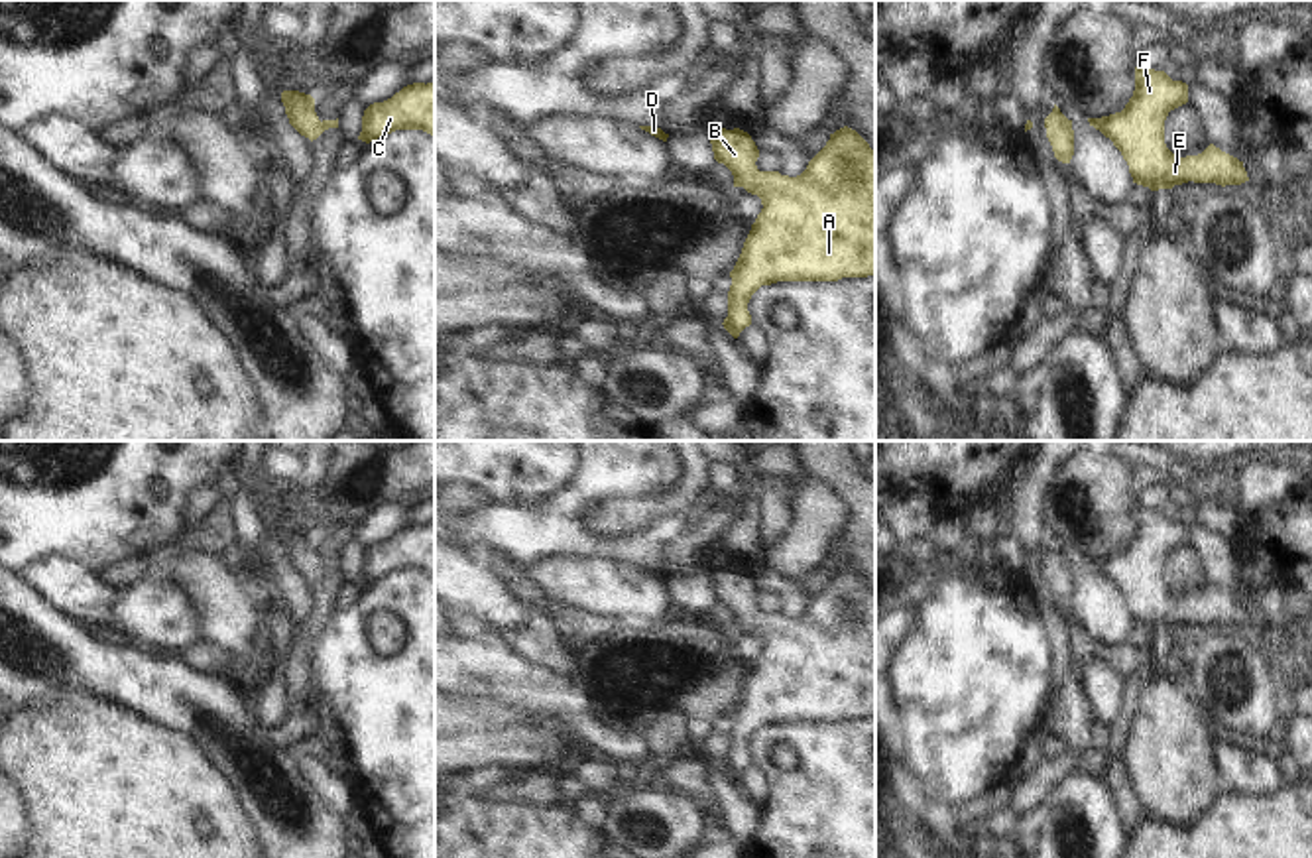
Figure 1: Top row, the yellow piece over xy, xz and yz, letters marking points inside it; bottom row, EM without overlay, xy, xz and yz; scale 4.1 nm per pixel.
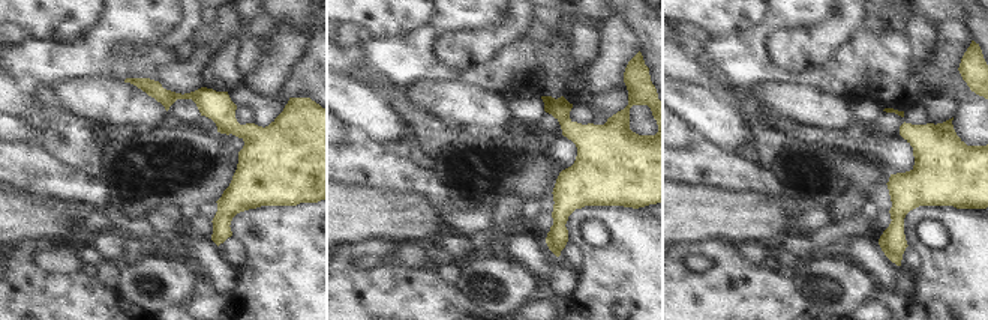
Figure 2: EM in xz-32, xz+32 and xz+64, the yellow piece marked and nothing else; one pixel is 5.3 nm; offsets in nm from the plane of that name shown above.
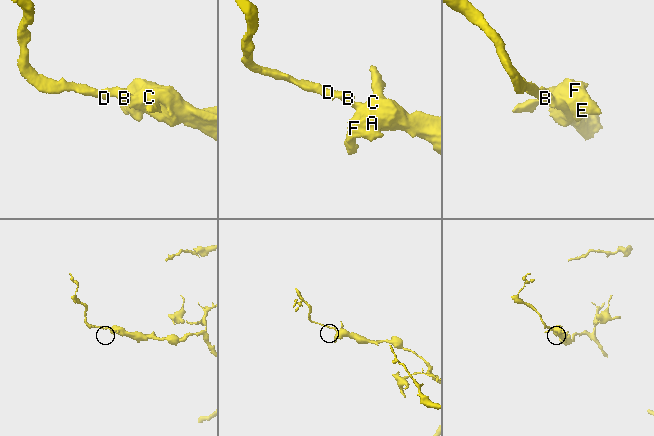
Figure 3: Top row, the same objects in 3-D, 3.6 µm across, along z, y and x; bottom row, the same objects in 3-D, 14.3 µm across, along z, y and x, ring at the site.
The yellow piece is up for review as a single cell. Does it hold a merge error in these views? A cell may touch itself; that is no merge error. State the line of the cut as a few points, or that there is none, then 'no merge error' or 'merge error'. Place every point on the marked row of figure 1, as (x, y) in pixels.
cut none; no merge error

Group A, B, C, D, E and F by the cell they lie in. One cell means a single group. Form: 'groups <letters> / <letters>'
groups A B C D E F

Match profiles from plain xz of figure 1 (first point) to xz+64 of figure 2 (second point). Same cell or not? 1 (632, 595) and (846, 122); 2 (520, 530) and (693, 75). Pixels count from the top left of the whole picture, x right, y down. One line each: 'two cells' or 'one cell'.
1: one cell
2: two cells

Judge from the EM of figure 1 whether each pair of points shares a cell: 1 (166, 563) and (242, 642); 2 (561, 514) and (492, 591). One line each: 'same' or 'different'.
1: same
2: different

